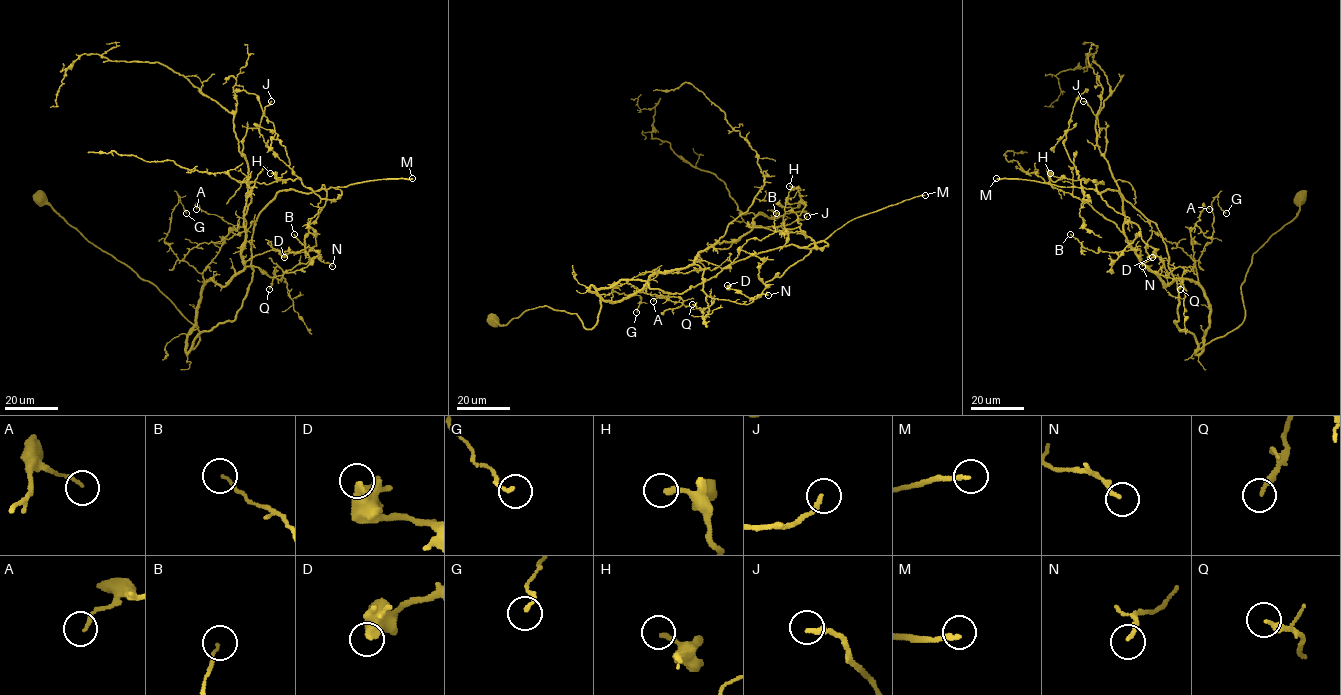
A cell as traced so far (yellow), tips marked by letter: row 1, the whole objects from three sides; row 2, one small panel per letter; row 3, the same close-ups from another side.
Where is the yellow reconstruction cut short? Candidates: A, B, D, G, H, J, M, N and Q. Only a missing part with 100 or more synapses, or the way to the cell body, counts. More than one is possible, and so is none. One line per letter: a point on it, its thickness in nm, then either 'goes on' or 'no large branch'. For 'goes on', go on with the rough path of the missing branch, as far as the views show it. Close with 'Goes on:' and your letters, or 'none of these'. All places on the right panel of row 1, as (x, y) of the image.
A: (1209, 209) | 130 nm | no large branch
B: (1070, 234) | 100 nm | no large branch
D: (1152, 257) | 400 nm | no large branch
G: (1226, 213) | 160 nm | no large branch
H: (1050, 173) | 200 nm | no large branch
J: (1083, 101) | 220 nm | no large branch
M: (996, 178) | 200 nm | goes on
N: (1142, 266) | 130 nm | no large branch
Q: (1180, 289) | 240 nm | no large branch
Goes on: M

